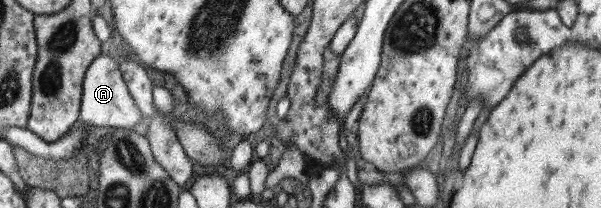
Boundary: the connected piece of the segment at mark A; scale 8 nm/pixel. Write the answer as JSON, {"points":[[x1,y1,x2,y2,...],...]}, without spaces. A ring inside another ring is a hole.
{"points":[[99,53,89,65,82,81,82,98,79,119,74,125,95,125,135,131,143,123,143,112,139,110,133,96,123,80,119,63,107,53]]}

